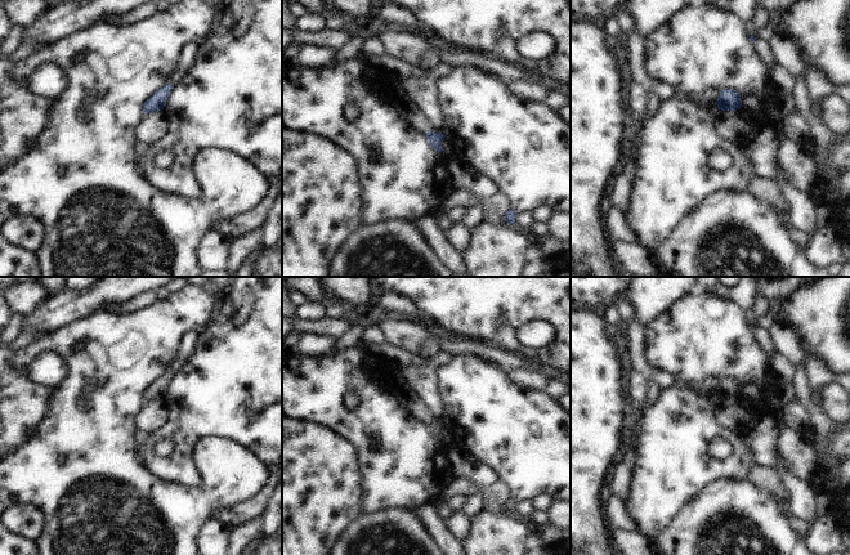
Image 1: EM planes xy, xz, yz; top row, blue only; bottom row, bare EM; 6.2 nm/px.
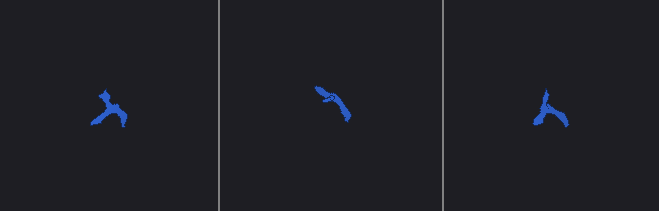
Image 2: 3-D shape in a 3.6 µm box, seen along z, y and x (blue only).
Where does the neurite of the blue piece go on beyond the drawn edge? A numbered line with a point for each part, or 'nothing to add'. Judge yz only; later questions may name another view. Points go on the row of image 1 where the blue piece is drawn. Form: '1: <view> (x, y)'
nothing to add

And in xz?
1: xz (407, 110)

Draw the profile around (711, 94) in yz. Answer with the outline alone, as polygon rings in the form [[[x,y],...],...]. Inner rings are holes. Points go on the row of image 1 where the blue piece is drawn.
[[[715,86],[707,88],[706,93],[702,94],[701,97],[698,97],[697,99],[694,99],[694,102],[699,107],[702,107],[704,104],[707,104],[707,106],[716,104],[716,99],[719,98],[720,93],[721,93],[721,90]]]

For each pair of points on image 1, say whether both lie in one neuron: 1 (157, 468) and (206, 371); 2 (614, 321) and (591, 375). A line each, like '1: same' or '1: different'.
1: same
2: different

